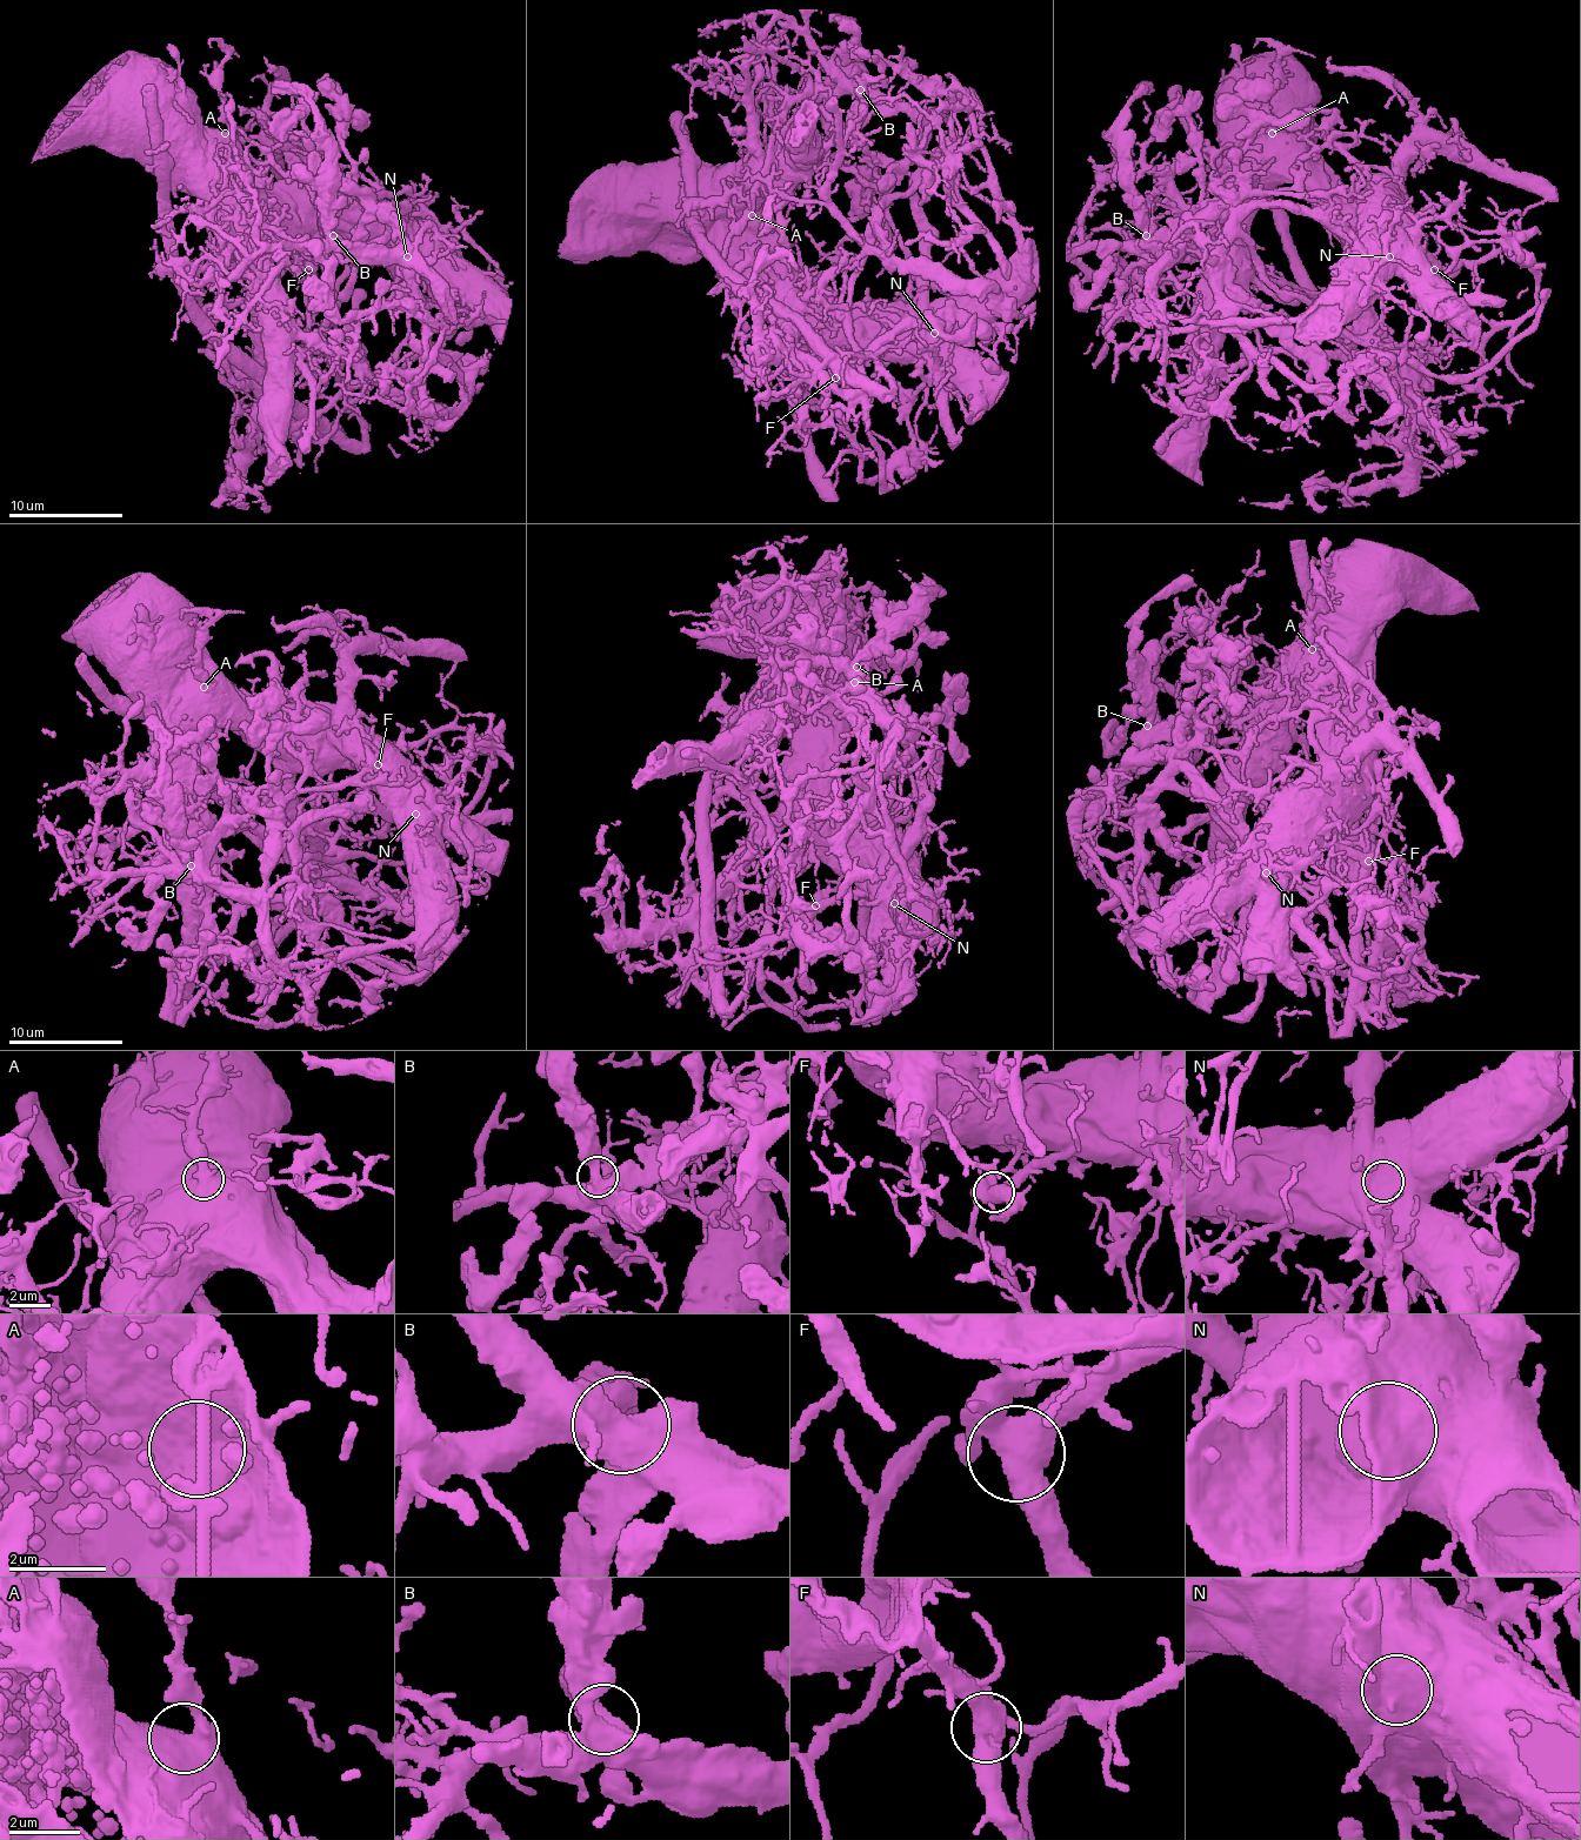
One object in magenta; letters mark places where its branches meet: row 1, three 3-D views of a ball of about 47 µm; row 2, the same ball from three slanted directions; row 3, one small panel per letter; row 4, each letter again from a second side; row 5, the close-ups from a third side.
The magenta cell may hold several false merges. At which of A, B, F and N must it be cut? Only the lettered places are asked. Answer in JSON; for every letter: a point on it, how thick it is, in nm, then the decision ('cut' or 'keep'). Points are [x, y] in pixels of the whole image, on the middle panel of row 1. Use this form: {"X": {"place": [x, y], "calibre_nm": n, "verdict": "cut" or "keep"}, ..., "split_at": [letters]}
{"A": {"place": [752, 215], "calibre_nm": 800, "verdict": "keep"}, "B": {"place": [860, 89], "calibre_nm": 550, "verdict": "keep"}, "F": {"place": [835, 377], "calibre_nm": 600, "verdict": "cut"}, "N": {"place": [934, 333], "calibre_nm": 1000, "verdict": "cut"}, "split_at": ["F", "N"]}

